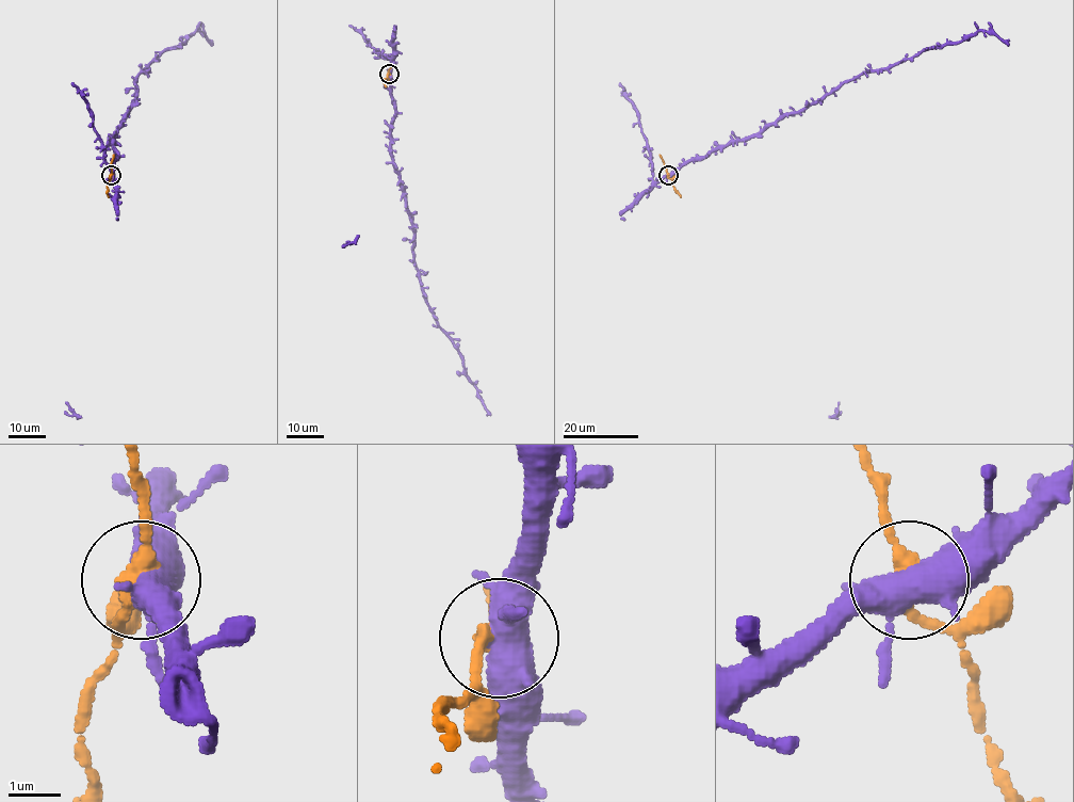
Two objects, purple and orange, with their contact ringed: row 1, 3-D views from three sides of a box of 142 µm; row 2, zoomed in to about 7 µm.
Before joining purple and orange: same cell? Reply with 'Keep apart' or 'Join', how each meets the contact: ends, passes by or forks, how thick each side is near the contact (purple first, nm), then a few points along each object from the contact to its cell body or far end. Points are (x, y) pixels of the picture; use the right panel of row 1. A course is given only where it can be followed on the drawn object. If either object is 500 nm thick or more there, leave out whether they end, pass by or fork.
Keep apart. At the ring purple forks. At the ring orange passes by. Thickness 480 nm (purple) against 300 nm. Course of purple: (668, 175), (759, 135), (845, 82), (923, 50), (965, 39), (979, 31), (1009, 45). Course of orange: (668, 175), (681, 196)

